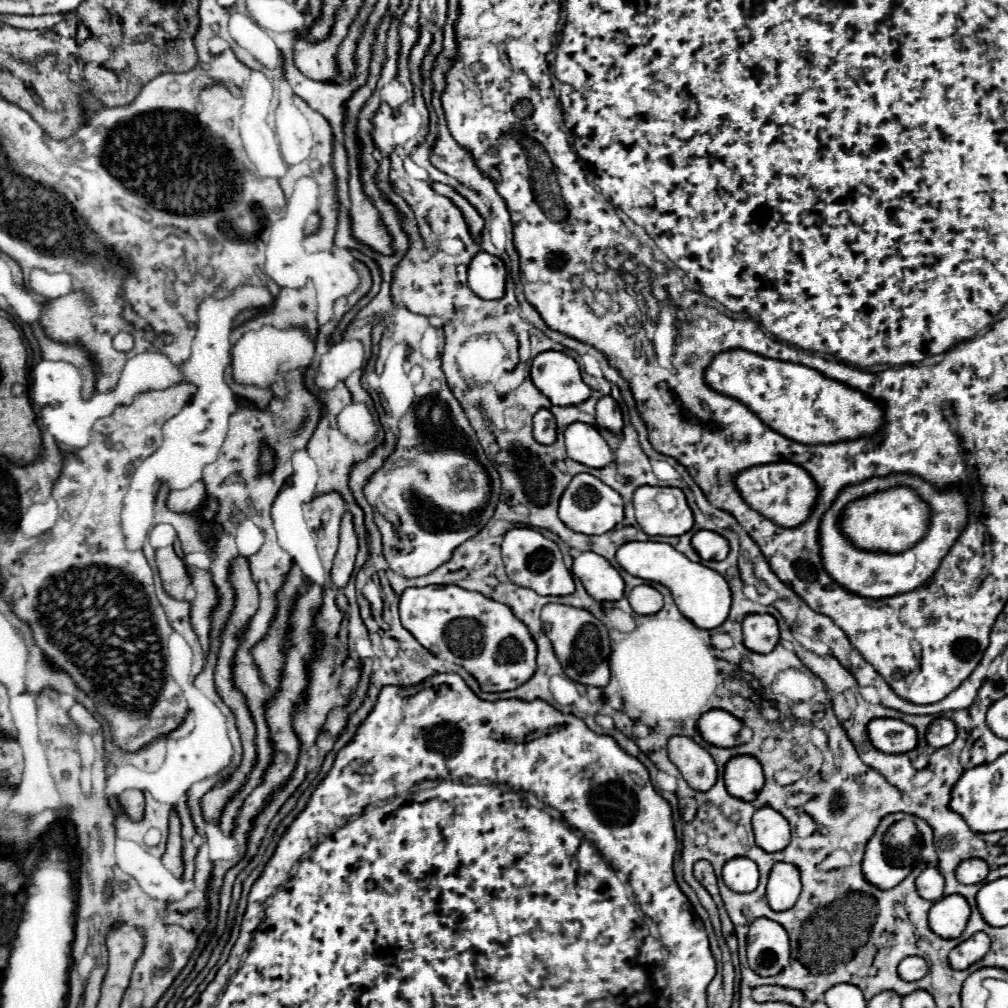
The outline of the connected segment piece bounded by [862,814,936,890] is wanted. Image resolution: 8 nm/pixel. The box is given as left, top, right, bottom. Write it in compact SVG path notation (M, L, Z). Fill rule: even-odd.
M890 814L880 822L880 826L876 828L874 836L870 838L870 842L866 846L866 854L864 854L864 860L862 860L862 874L864 874L866 882L876 886L878 890L890 890L890 888L898 886L914 870L914 866L918 866L922 862L934 862L934 860L936 860L936 850L934 850L934 844L932 844L932 828L922 818L916 818L916 816L910 816L910 814ZM898 820L912 820L916 824L916 828L920 832L920 840L922 840L922 850L918 850L918 852L892 852L892 854L884 852L882 838L884 838L886 830Z

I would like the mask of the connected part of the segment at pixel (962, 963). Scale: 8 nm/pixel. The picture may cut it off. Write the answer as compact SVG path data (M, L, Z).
M978 932L974 934L970 940L958 944L948 960L950 960L950 966L954 970L966 970L968 966L972 966L974 962L982 960L986 956L986 952L990 950L990 938L984 934L984 932Z

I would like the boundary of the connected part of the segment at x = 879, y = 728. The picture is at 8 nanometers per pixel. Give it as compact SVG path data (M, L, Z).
M874 718L868 722L866 730L870 744L886 754L910 752L918 742L914 728L896 718Z

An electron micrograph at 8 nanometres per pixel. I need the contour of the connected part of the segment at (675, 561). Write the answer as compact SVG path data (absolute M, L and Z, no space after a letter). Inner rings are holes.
M648 540L648 542L630 542L630 544L624 544L618 550L616 558L618 558L618 564L628 574L638 576L638 578L648 580L648 582L664 584L672 592L674 602L678 604L680 612L690 622L694 622L698 628L712 630L712 628L718 628L728 618L730 588L728 588L728 582L724 580L724 576L720 576L718 572L714 572L714 570L710 570L702 564L690 562L684 554L674 550L670 544L652 542L652 540Z

